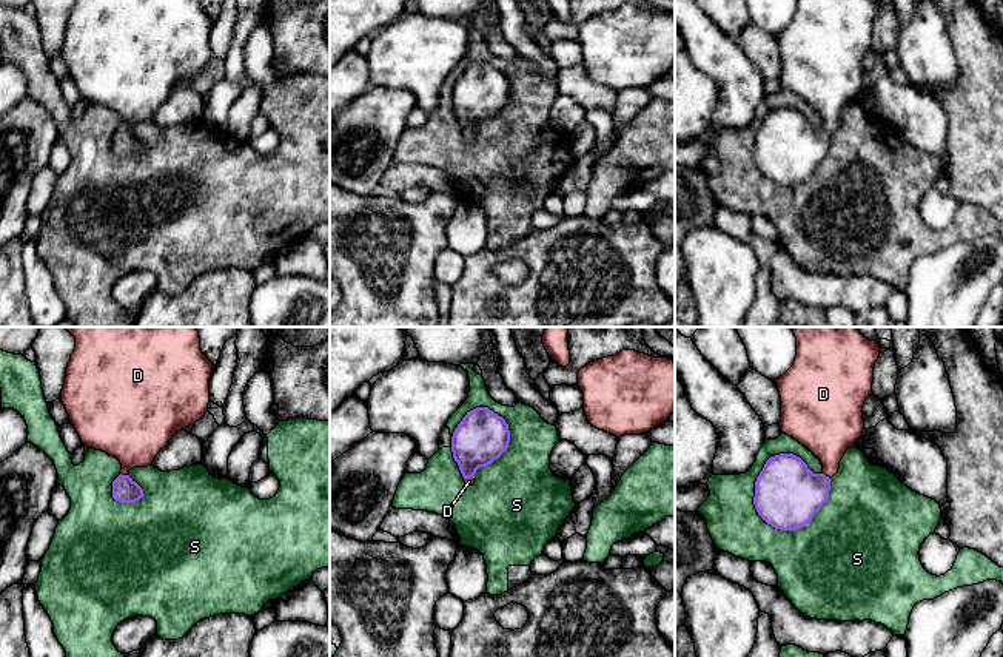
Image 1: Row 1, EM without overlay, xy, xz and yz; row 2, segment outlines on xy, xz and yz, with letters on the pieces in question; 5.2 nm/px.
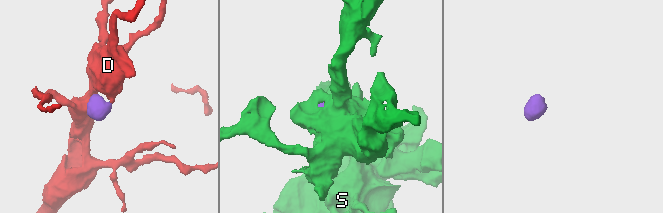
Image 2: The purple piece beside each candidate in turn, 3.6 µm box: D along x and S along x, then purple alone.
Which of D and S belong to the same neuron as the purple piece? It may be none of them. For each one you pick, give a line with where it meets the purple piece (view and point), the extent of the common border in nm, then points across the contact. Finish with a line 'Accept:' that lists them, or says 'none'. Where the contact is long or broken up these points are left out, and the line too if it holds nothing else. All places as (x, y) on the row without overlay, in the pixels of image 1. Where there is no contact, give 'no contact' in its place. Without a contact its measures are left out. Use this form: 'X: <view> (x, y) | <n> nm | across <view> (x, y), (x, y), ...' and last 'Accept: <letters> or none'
D: xy (125, 130) | 50 nm | across xy (124, 144), (125, 130), (133, 105), (133, 84)
Accept: D

